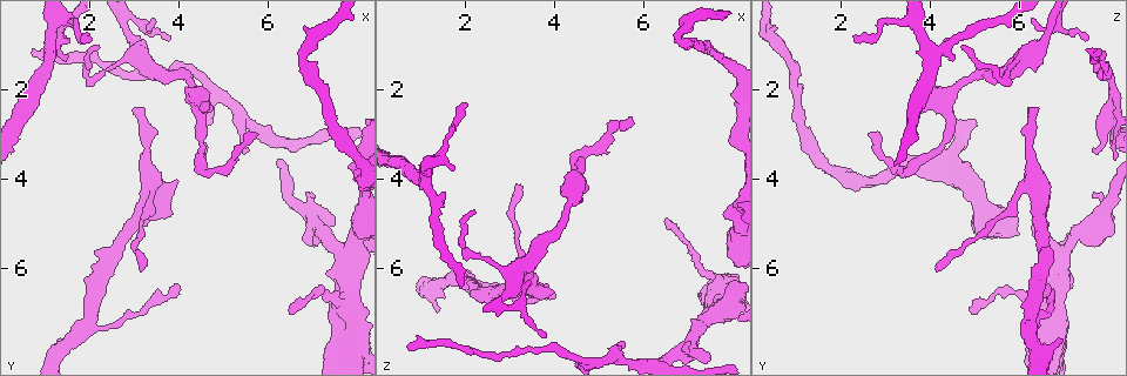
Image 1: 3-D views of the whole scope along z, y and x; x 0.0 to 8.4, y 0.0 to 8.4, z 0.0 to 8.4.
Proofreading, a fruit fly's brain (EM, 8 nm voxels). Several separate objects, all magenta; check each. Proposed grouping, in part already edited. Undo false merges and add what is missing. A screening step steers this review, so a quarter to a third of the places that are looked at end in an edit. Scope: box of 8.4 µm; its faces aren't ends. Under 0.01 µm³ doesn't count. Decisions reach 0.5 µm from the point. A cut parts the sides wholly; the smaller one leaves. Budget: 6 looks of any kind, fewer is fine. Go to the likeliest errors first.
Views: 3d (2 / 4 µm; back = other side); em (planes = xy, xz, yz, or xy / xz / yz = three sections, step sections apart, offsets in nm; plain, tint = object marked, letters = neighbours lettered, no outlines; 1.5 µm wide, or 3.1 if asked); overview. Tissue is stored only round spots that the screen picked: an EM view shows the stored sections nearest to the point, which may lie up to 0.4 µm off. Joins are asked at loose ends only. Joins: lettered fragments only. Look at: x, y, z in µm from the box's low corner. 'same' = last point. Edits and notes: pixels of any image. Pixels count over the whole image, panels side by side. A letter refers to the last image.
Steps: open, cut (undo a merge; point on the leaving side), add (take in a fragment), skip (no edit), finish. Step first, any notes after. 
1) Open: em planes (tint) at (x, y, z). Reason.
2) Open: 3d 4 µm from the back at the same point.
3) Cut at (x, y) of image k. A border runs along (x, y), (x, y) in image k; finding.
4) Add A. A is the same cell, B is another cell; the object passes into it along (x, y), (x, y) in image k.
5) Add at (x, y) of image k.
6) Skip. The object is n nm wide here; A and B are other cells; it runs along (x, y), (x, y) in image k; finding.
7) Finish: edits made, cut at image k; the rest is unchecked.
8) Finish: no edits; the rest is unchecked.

Open: 3d 2 µm at (0.70, 1.15, 7.70). Thin end.

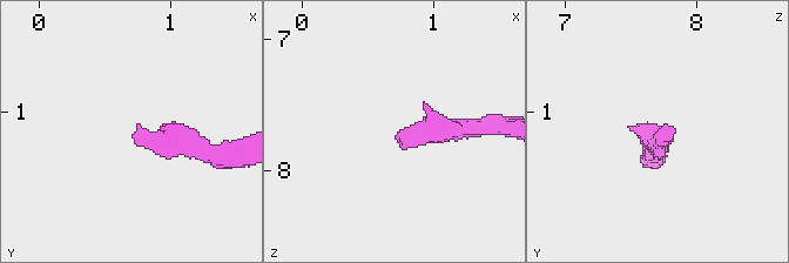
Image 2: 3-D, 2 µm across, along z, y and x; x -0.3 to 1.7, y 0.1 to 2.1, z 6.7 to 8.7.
Open: em yz step 8 (tint) at (0.72, 1.08, 7.76). Need the tissue.

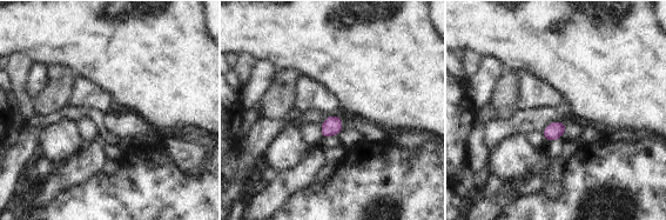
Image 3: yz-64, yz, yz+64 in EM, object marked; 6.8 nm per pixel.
Open: em planes (letters) at the same point.

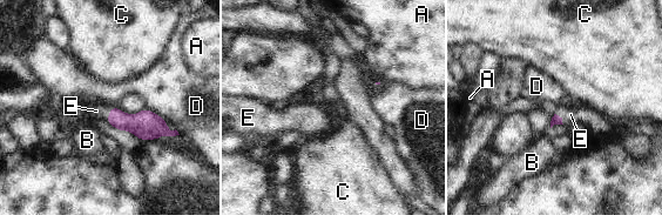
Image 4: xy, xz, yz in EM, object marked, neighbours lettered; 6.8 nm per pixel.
Add E. E is the same cell, A, B, C and D are other cells; the object passes into it along (144, 125), (110, 113), (96, 111) in image 4; it goes on there.

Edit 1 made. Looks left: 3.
Open: em xz step 4 (letters) at (1.40, 7.60, 6.95). An open end.

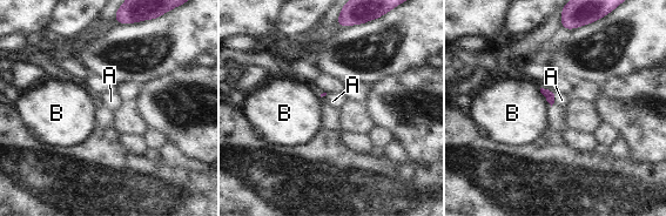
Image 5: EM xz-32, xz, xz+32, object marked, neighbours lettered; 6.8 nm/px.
Open: em planes (letters) at the same point. Cut it another way.

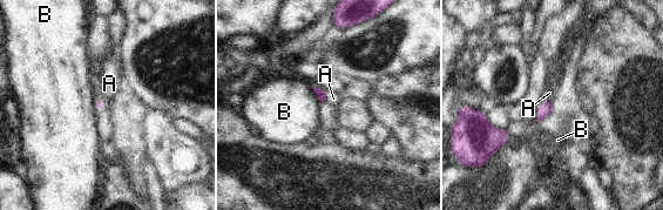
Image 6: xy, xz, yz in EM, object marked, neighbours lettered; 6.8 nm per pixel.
Add A. A is the same cell, B is another cell; the object passes into it along (546, 107), (550, 102), (549, 93) in image 6; it goes on there.

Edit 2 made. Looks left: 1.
Finish: edits made, add at image 4, add at image 6; the rest is unchecked.

